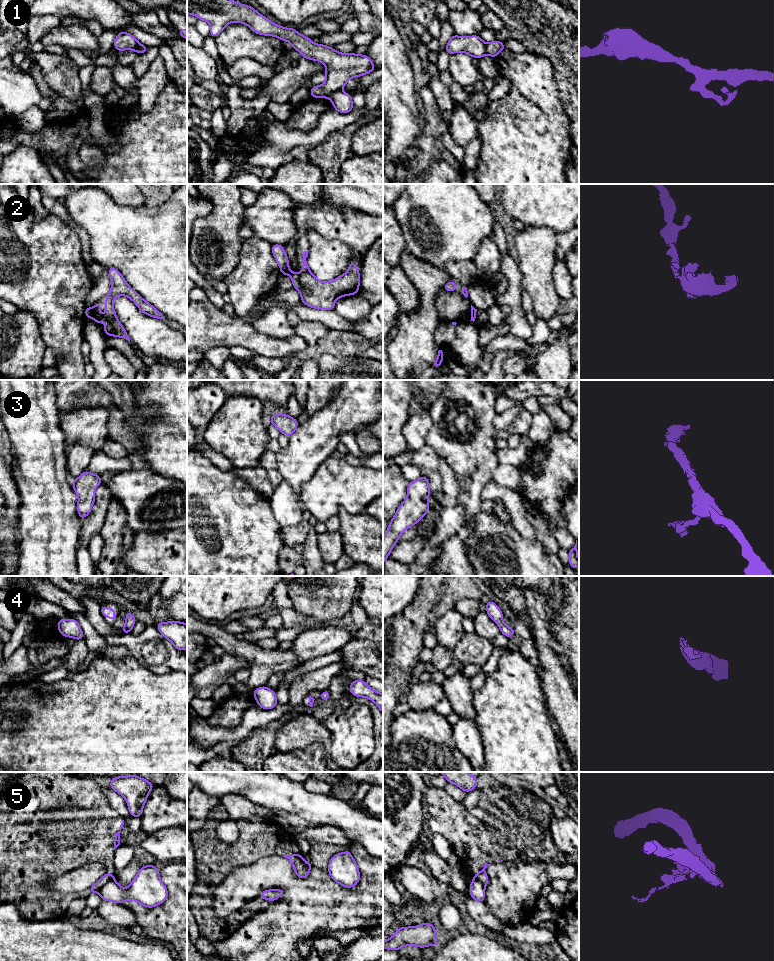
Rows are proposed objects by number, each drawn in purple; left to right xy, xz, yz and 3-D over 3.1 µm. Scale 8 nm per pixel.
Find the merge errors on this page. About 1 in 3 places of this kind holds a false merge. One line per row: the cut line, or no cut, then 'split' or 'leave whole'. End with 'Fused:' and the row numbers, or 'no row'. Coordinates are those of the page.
1: xz (340, 89), (333, 92), (329, 97) | split
2: xy (92, 308), (93, 317) | split
3: no cut | leave whole
4: no cut | leave whole
5: xy (113, 878), (98, 891) | split
Fused: 1, 2, 5

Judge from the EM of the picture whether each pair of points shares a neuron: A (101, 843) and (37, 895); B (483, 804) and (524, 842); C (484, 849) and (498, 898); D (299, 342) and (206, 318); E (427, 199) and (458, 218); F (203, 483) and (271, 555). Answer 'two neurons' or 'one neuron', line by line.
A: one neuron
B: one neuron
C: two neurons
D: one neuron
E: one neuron
F: one neuron

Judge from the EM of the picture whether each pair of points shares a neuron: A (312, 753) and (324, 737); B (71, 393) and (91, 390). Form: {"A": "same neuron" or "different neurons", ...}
{"A": "different neurons", "B": "same neuron"}

